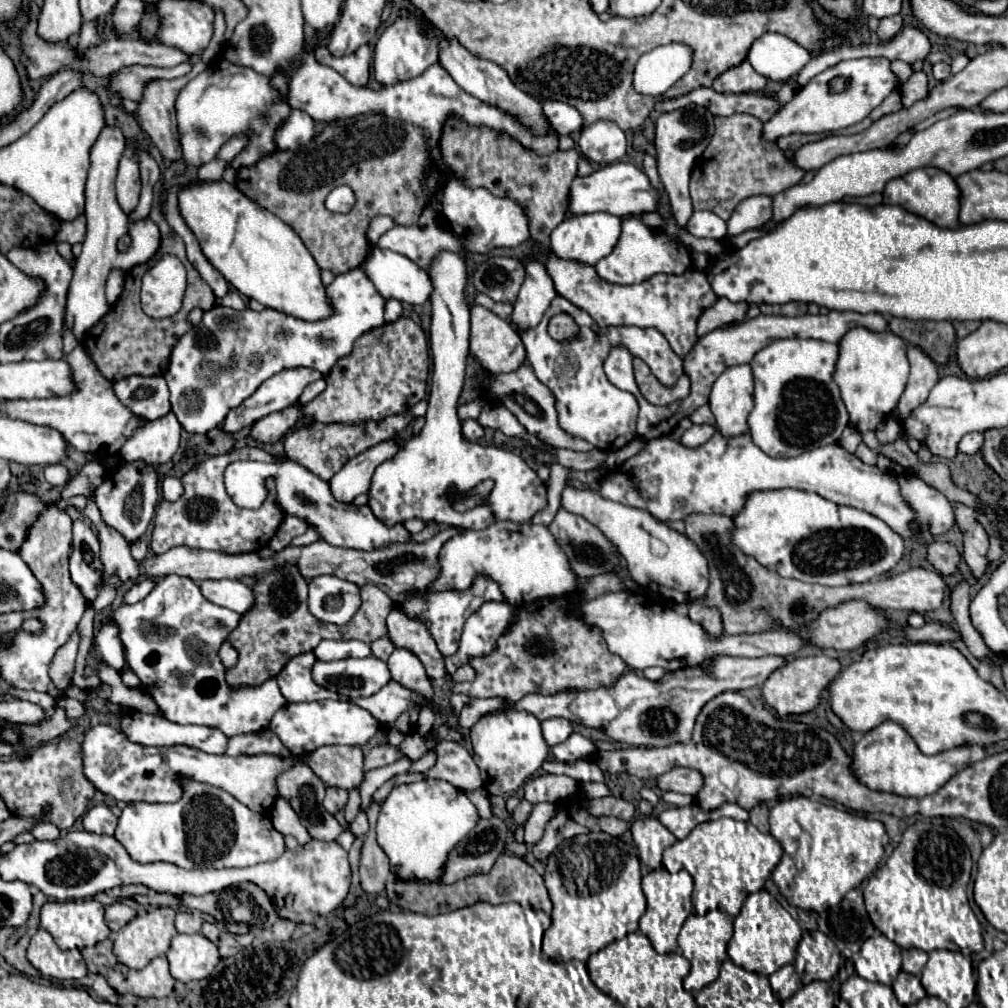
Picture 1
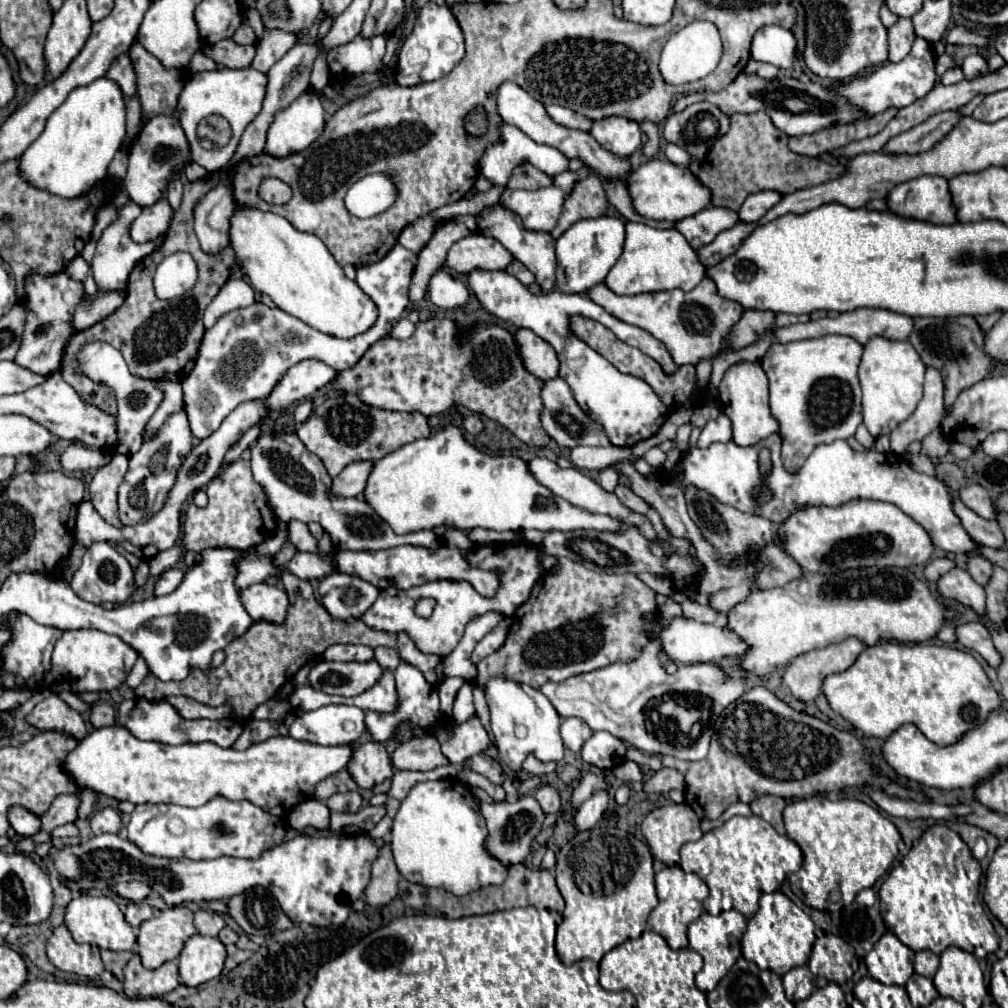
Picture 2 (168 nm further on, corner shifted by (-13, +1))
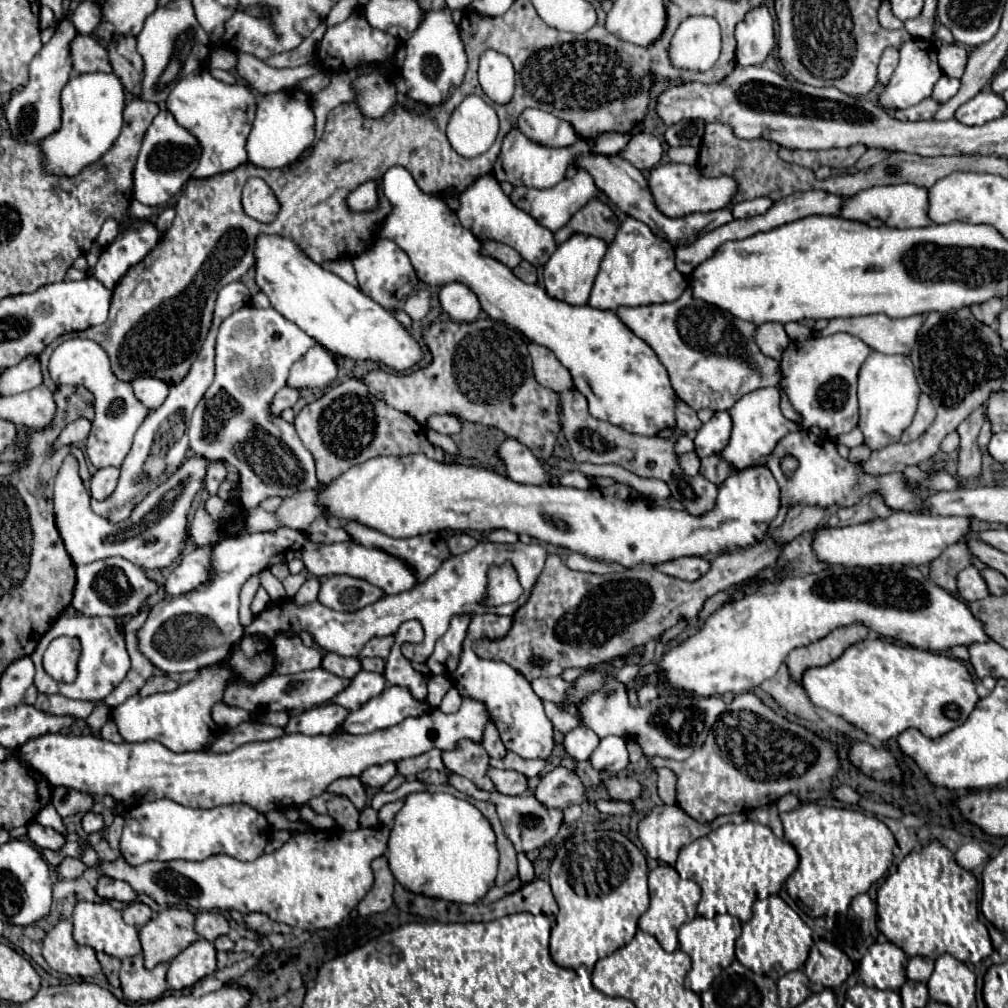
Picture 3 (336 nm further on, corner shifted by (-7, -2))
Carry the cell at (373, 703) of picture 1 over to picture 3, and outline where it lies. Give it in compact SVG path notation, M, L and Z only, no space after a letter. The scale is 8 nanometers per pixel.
M361 671L357 673L357 677L353 677L349 681L349 685L333 699L333 703L349 709L349 711L355 711L359 709L363 703L367 703L369 699L377 697L383 689L385 689L387 681L383 675L379 673L367 673L367 671Z

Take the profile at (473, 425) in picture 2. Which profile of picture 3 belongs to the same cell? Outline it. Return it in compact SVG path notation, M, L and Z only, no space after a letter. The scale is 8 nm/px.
M431 415L425 423L427 429L433 429L437 433L443 433L443 435L453 435L453 433L459 433L461 431L461 425L459 425L459 419L455 415Z

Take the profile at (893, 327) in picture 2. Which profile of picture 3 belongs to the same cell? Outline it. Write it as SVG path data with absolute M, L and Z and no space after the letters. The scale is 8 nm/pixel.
M865 315L849 319L831 319L823 331L815 331L813 335L819 337L845 331L863 339L871 349L879 353L909 355L921 325L923 315L913 315L905 319L891 319L887 315Z

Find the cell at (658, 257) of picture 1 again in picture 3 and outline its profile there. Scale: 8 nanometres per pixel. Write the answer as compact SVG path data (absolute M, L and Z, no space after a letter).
M627 217L621 223L615 241L609 245L599 265L599 273L591 289L589 305L595 309L615 311L617 307L667 303L681 297L685 289L687 289L687 279L675 269L673 245L669 245L669 241L651 233L651 229L645 223L633 217Z

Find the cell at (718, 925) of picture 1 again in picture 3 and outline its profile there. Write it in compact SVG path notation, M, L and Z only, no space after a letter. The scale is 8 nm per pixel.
M729 913L715 915L713 919L695 917L693 921L683 923L679 927L679 947L693 961L693 967L687 977L691 981L691 989L695 993L703 993L705 989L709 989L709 985L717 977L717 973L721 973L723 969L727 969L731 965L731 961L735 959L735 941L739 935L741 935L741 921Z

